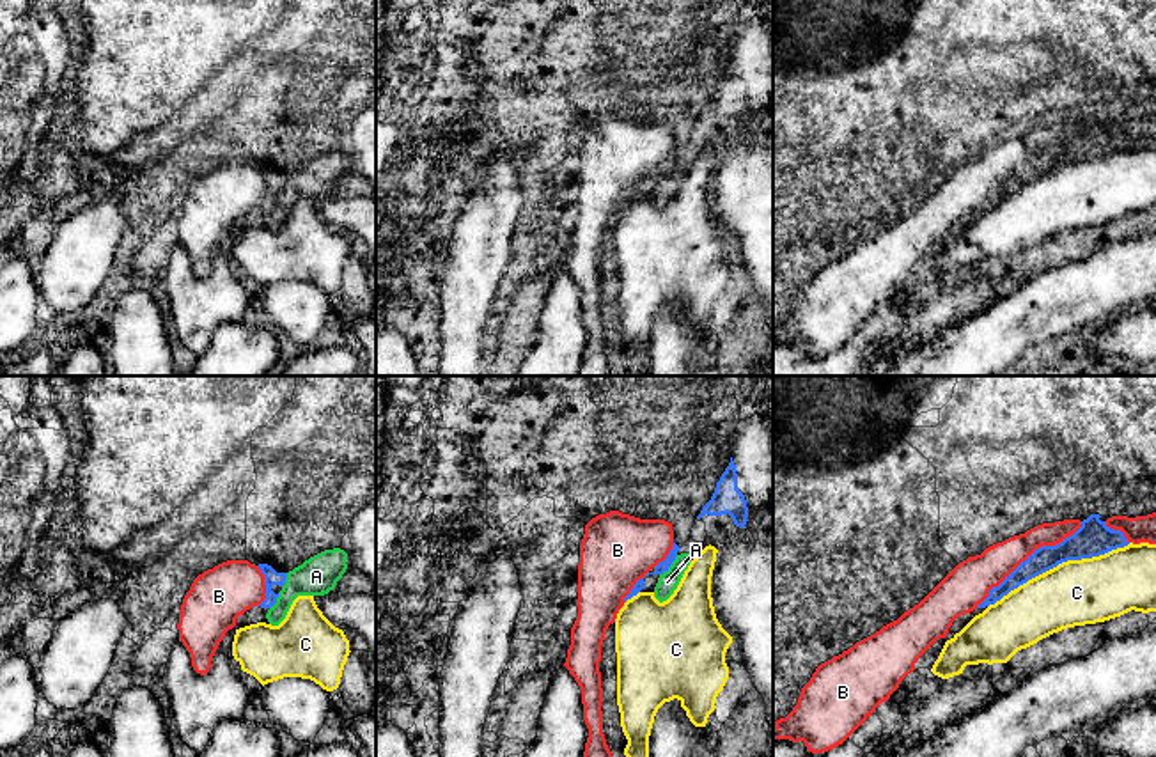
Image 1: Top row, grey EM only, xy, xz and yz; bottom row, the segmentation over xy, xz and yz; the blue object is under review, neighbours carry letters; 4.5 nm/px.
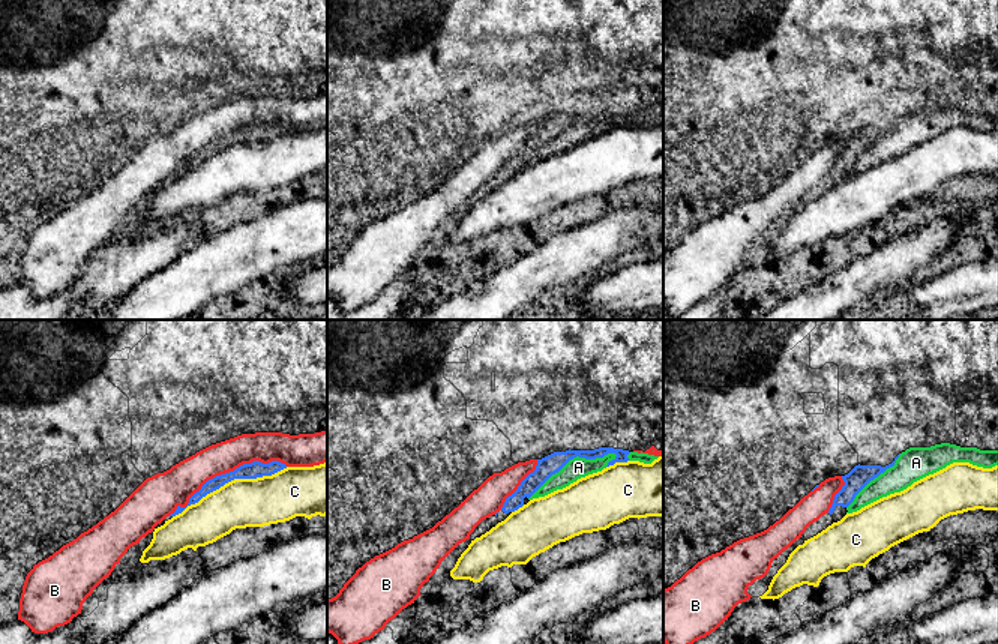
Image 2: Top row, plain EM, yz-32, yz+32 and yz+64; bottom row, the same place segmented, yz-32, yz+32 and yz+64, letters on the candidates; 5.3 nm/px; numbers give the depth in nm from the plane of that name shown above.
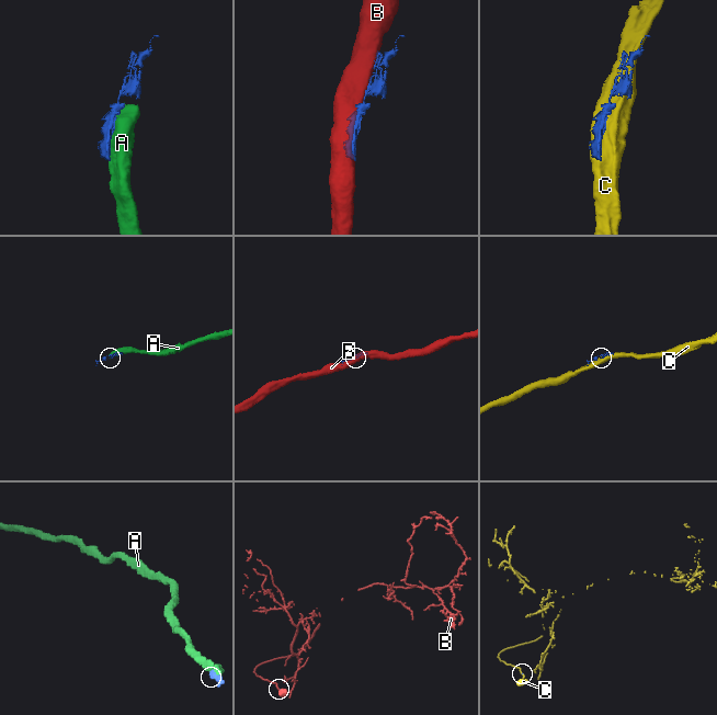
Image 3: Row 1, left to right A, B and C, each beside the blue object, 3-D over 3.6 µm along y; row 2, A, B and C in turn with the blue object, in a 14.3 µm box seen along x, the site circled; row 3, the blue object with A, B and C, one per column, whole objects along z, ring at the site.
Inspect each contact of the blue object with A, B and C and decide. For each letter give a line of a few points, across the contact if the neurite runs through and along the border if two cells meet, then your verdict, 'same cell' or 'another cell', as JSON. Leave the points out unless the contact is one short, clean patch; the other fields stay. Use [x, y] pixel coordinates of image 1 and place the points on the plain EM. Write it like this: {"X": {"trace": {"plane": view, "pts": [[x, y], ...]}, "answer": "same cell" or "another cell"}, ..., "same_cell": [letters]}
{"A": {"answer": "same cell"}, "B": {"answer": "another cell"}, "C": {"answer": "another cell"}, "same_cell": ["A"]}

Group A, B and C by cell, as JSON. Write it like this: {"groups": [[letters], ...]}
{"groups": [["A"], ["B"], ["C"]]}

